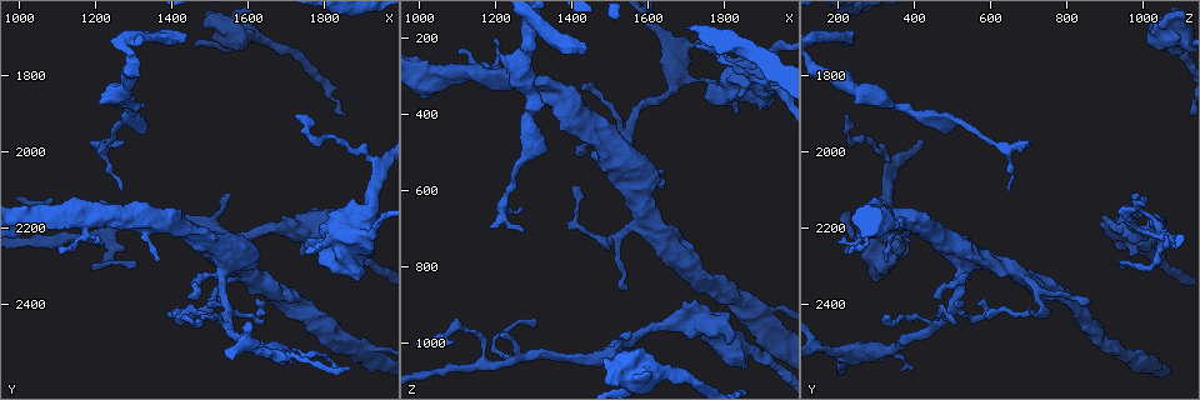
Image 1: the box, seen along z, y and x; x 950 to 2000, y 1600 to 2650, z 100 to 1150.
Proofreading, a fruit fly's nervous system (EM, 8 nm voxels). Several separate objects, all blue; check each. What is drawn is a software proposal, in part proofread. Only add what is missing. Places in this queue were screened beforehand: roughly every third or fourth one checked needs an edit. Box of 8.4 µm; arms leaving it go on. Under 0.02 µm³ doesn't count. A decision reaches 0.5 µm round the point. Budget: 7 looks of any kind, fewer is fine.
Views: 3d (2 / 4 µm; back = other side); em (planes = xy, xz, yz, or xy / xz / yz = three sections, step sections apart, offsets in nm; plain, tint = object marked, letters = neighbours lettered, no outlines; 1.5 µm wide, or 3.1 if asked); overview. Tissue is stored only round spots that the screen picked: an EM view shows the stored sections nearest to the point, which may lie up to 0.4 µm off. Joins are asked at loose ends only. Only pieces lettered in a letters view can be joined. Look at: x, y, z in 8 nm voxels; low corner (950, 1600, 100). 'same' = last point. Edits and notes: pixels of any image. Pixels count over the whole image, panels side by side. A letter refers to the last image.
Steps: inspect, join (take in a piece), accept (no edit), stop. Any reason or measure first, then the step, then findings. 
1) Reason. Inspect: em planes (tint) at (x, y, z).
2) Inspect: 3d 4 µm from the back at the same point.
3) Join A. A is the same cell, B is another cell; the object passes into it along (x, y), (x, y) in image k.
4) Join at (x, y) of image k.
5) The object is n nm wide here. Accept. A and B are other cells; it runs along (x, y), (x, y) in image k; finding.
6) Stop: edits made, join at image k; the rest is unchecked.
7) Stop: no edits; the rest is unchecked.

Inspect: 3d 2 µm from the back at (1275, 2100, 655).

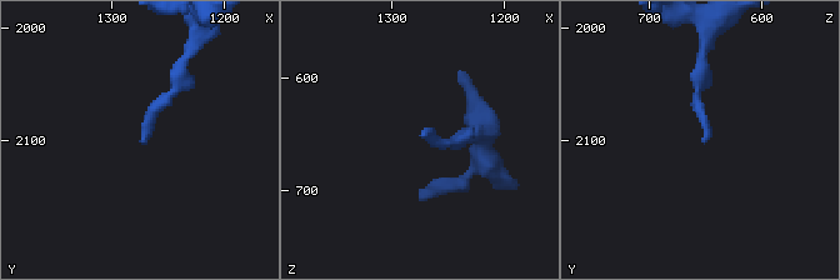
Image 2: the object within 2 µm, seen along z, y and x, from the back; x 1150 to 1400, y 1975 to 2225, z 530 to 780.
Now the EM. Inspect: em planes (letters) at (1272, 2100, 646).

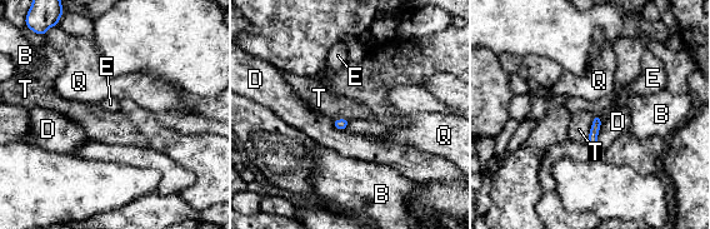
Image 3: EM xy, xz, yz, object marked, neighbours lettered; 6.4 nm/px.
Accept. B, D, E, Q and T are other cells; a border runs along (595, 114), (585, 142) in image 3; none of them fits.

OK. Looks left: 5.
Free end. Inspect: 3d 4 µm at (1875, 2565, 215).

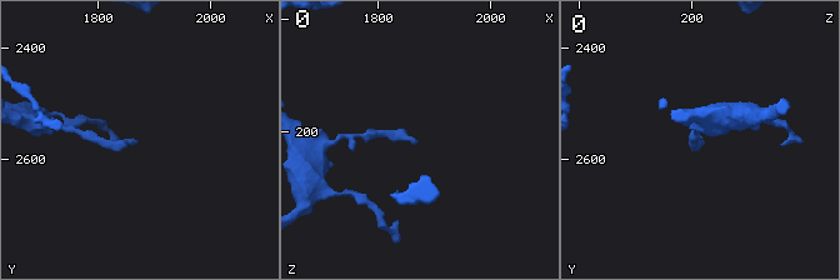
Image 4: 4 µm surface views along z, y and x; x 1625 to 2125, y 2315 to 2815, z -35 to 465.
Shape alone is not enough. Inspect: em planes (letters) at (1875, 2570, 215).

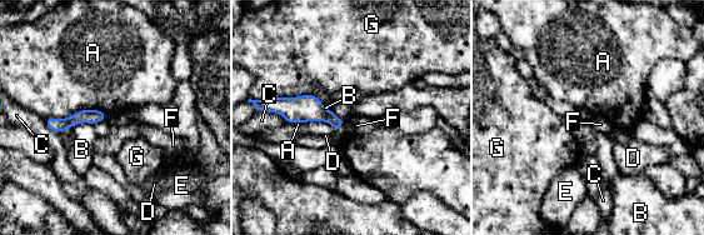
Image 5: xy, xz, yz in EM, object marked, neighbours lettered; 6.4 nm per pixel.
Accept. A, B, C, D, E, F and G are other cells; a border runs along (345, 121), (334, 130) in image 5; none of them fits.

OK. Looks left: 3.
Thick end. Inspect: 3d 4 µm at (1015, 2195, 360).

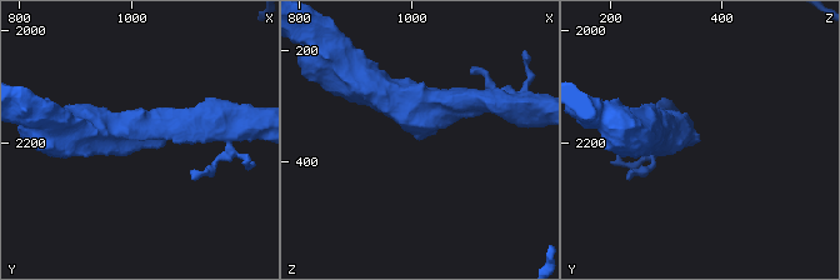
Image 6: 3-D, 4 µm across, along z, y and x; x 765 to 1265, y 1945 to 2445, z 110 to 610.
Shape alone is not enough. Inspect: em planes (letters) at (1020, 2195, 360).

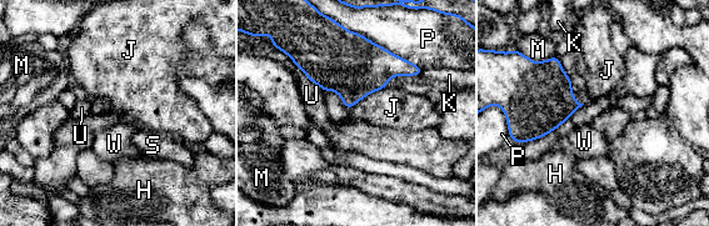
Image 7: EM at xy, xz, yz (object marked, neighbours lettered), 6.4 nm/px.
Accept. H, J, K, M, P, S, U and W are other cells; none of them fits.

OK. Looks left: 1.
Stop: no edits; the rest is unchecked.

